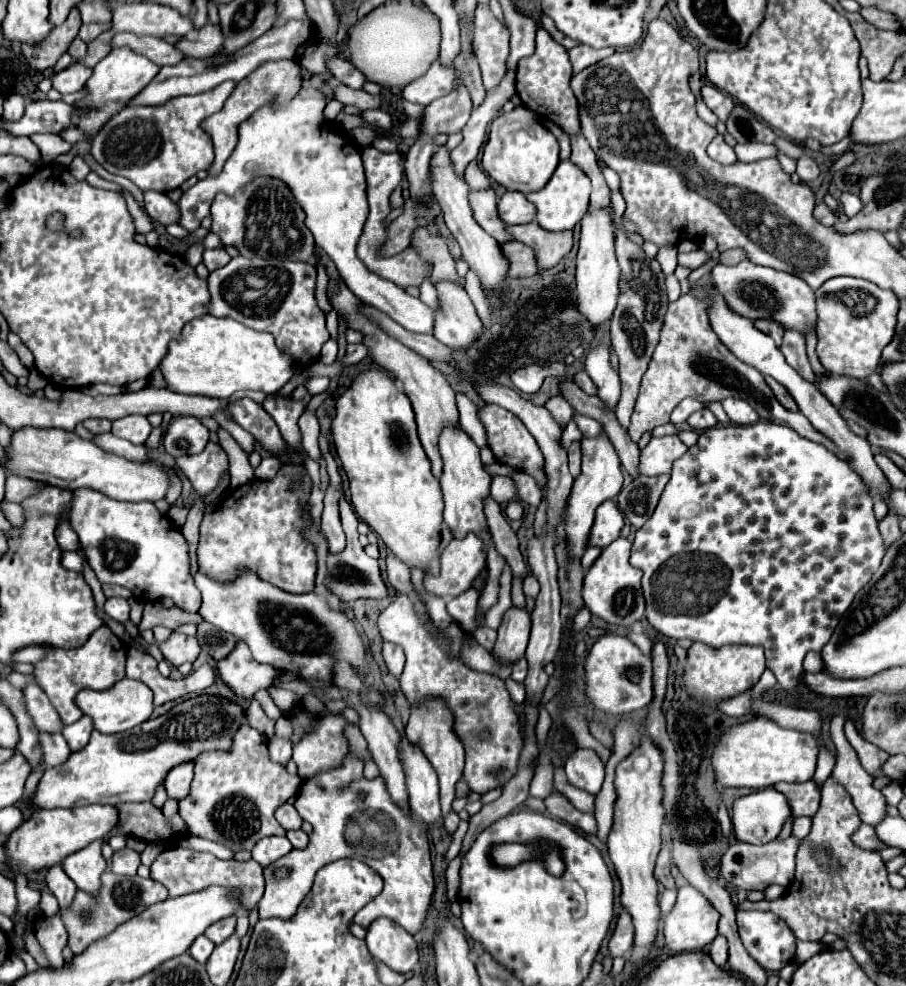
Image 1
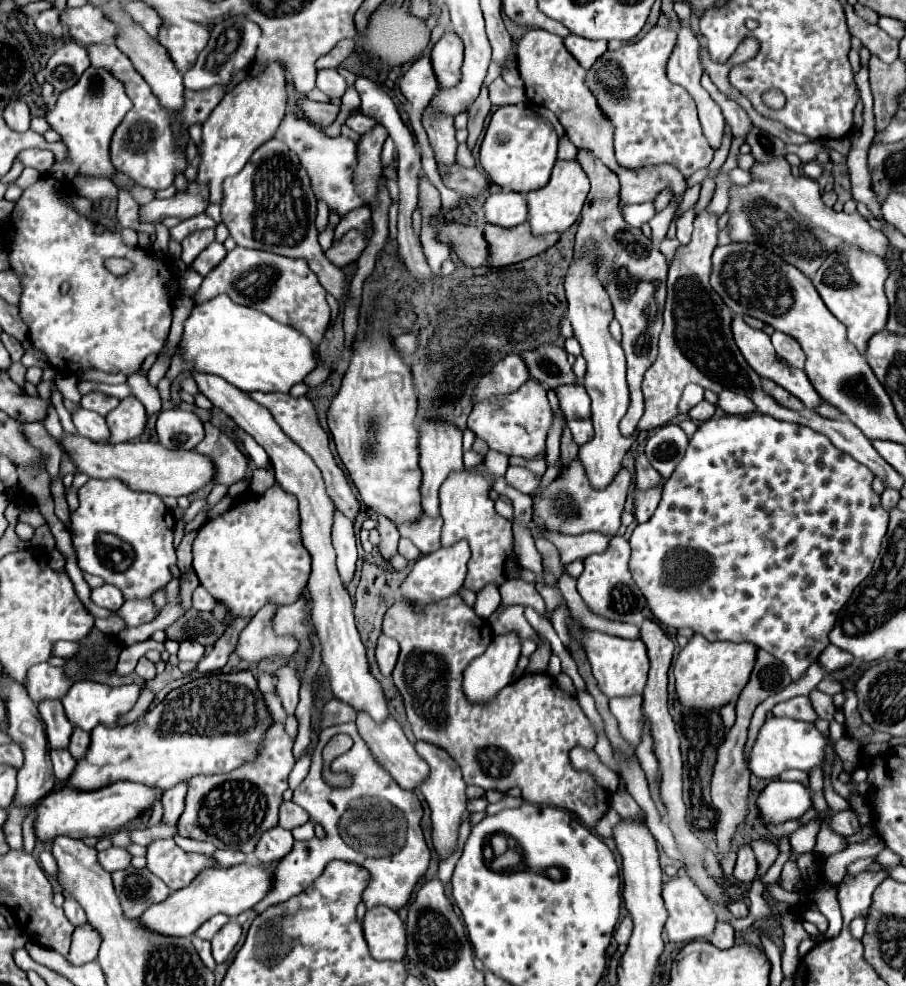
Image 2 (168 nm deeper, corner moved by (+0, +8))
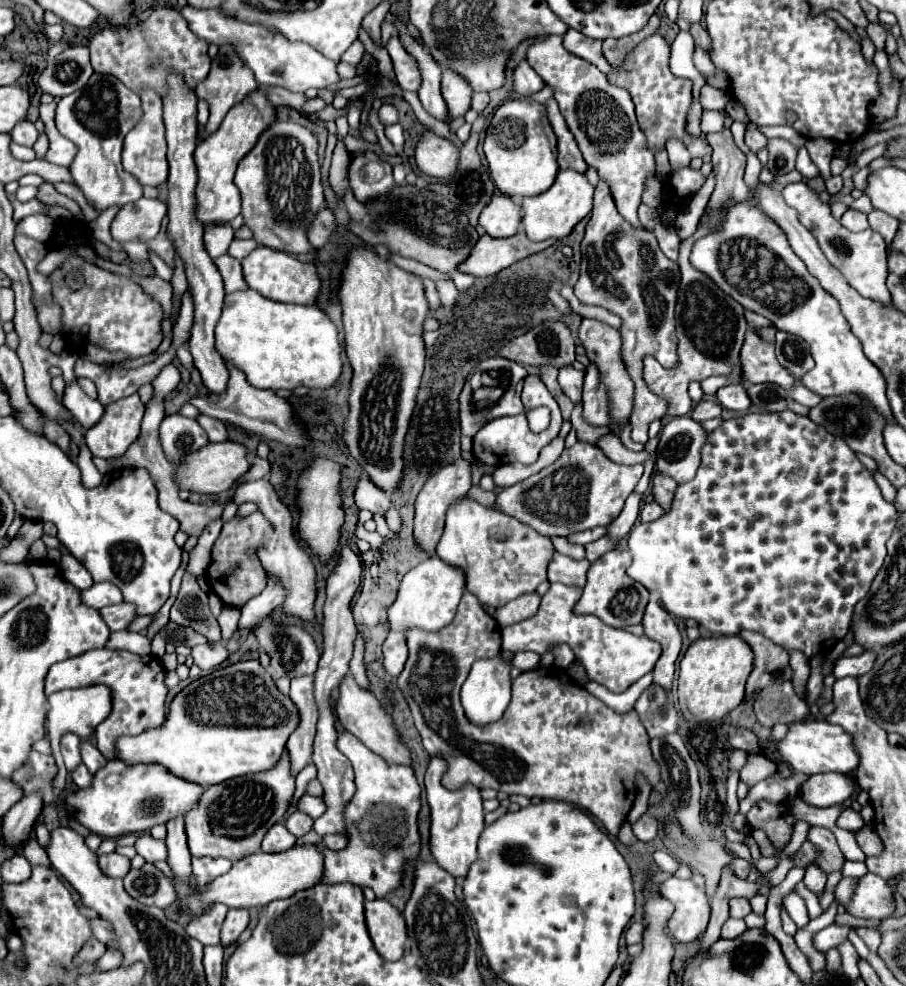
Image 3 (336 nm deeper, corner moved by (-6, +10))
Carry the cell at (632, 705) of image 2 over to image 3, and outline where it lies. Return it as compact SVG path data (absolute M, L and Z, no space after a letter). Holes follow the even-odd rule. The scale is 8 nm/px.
M651 674L643 676L641 680L637 680L633 686L629 686L623 694L613 694L611 690L605 690L601 684L589 680L585 684L585 690L589 690L591 694L595 694L597 698L601 698L609 708L613 708L619 714L625 714L627 710L631 712L635 708L635 702L639 700L639 696L651 686Z

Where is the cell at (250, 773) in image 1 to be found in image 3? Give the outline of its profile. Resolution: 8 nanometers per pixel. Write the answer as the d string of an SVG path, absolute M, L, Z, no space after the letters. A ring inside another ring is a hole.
M285 750L279 758L279 764L275 768L269 768L267 772L247 774L239 776L235 780L225 780L223 784L215 784L205 788L203 798L199 798L199 804L185 816L185 832L187 832L187 844L193 856L213 856L213 858L229 858L229 860L241 860L243 856L249 856L251 852L259 852L259 844L267 830L281 822L285 812L289 810L291 798L295 792L295 778L291 774L291 758Z

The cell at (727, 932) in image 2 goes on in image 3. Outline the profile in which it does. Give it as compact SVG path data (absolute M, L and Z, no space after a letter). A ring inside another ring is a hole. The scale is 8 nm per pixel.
M729 918L729 920L723 924L723 928L721 928L721 938L729 938L729 940L733 940L733 938L741 936L741 934L743 934L743 930L747 930L745 920Z

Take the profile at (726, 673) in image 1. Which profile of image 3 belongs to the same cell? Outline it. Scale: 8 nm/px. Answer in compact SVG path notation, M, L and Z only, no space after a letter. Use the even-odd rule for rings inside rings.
M713 636L695 640L679 664L677 698L683 716L689 712L695 722L711 724L737 708L745 696L745 682L751 674L753 658L751 646L741 636Z

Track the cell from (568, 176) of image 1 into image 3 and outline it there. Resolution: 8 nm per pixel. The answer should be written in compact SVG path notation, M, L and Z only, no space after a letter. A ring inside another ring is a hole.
M559 170L553 186L545 190L543 194L523 198L523 226L527 236L533 242L541 242L547 238L565 238L573 226L583 220L591 212L593 204L593 186L585 178L585 174L575 172L575 170Z

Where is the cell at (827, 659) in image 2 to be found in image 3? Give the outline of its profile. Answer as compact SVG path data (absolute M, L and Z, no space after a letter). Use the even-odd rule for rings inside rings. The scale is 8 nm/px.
M863 652L859 656L851 658L839 658L833 668L835 678L847 678L847 676L861 676L873 668L875 662L875 652Z

